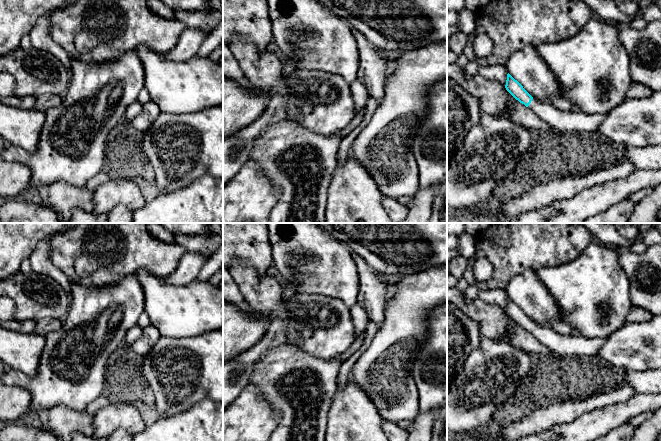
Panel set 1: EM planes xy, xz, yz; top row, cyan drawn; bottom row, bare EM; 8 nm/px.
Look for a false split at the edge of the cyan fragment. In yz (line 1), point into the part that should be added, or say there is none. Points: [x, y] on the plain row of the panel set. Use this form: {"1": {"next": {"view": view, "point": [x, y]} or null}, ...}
{"1": {"next": {"view": "yz", "point": [569, 346]}}}

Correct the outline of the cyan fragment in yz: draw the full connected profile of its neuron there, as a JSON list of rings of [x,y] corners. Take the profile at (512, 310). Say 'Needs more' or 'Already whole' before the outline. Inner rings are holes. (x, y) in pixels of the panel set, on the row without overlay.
Needs more. [[[509,297],[506,314],[520,327],[532,334],[542,345],[554,353],[571,360],[575,356],[597,356],[604,339],[562,335],[552,329],[534,323]]]

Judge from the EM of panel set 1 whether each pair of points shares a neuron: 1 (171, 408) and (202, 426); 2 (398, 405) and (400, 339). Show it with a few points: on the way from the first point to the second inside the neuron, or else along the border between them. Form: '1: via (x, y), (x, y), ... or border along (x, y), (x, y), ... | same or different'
1: border along (199, 400), (182, 412), (161, 417) | different
2: via (398, 389), (398, 355) | same

